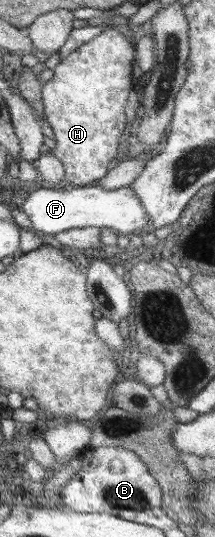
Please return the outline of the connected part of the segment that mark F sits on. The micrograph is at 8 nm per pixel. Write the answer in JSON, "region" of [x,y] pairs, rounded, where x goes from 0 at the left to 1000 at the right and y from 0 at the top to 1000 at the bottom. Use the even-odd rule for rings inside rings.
{"region":[[[451,345],[284,352],[186,348],[130,361],[102,389],[126,395],[153,425],[219,438],[395,423],[498,425],[540,436],[591,438],[670,430],[702,415],[665,380],[600,346],[530,354]]]}

